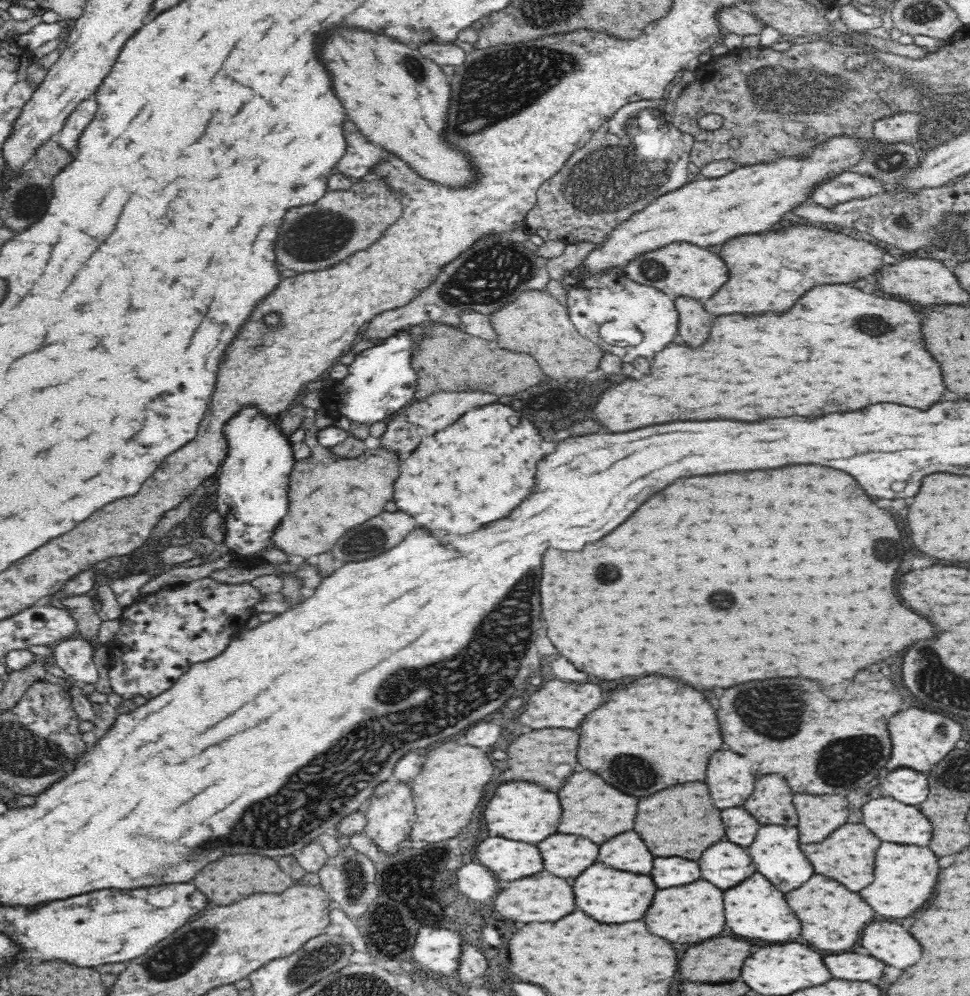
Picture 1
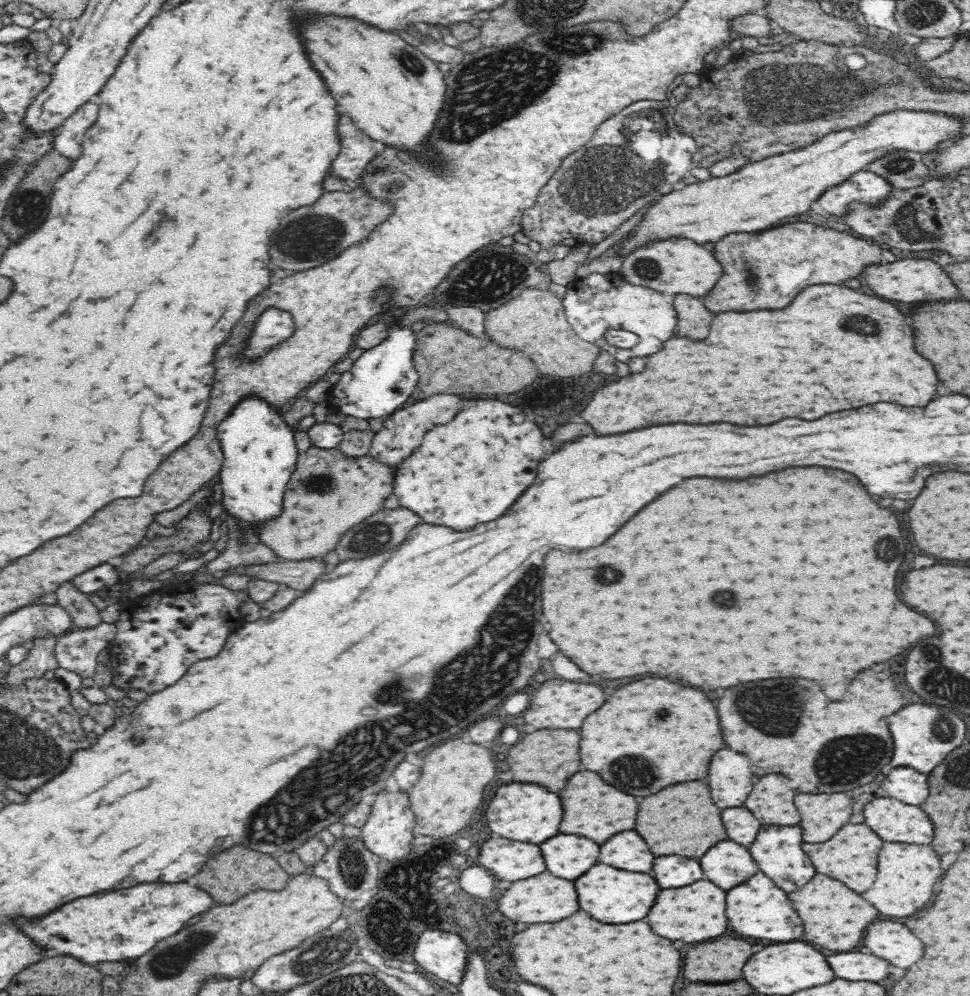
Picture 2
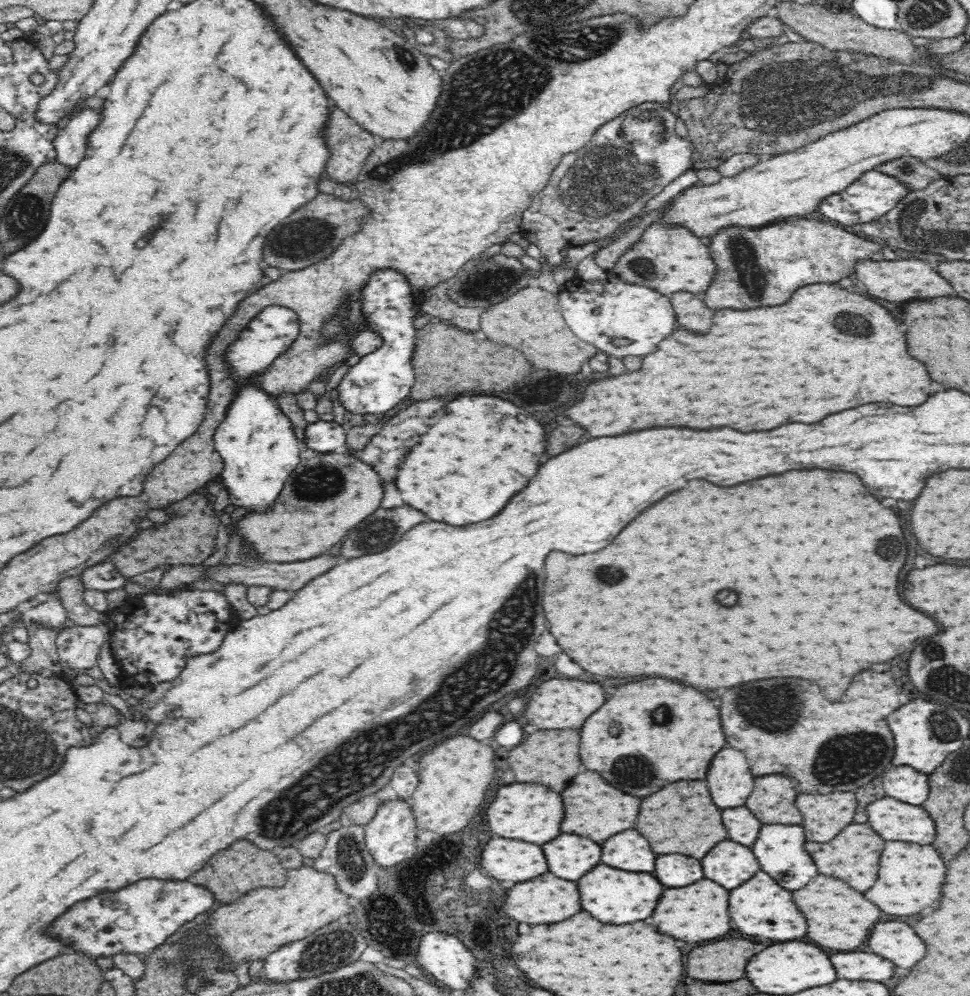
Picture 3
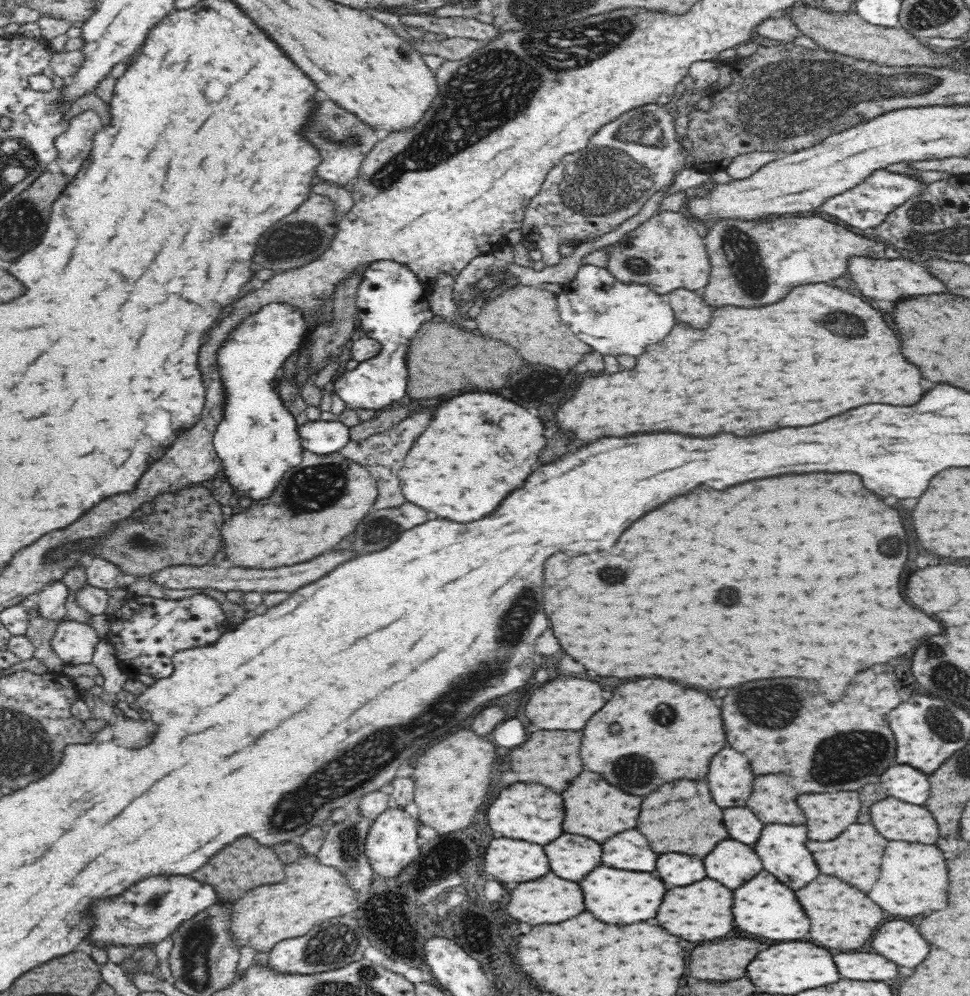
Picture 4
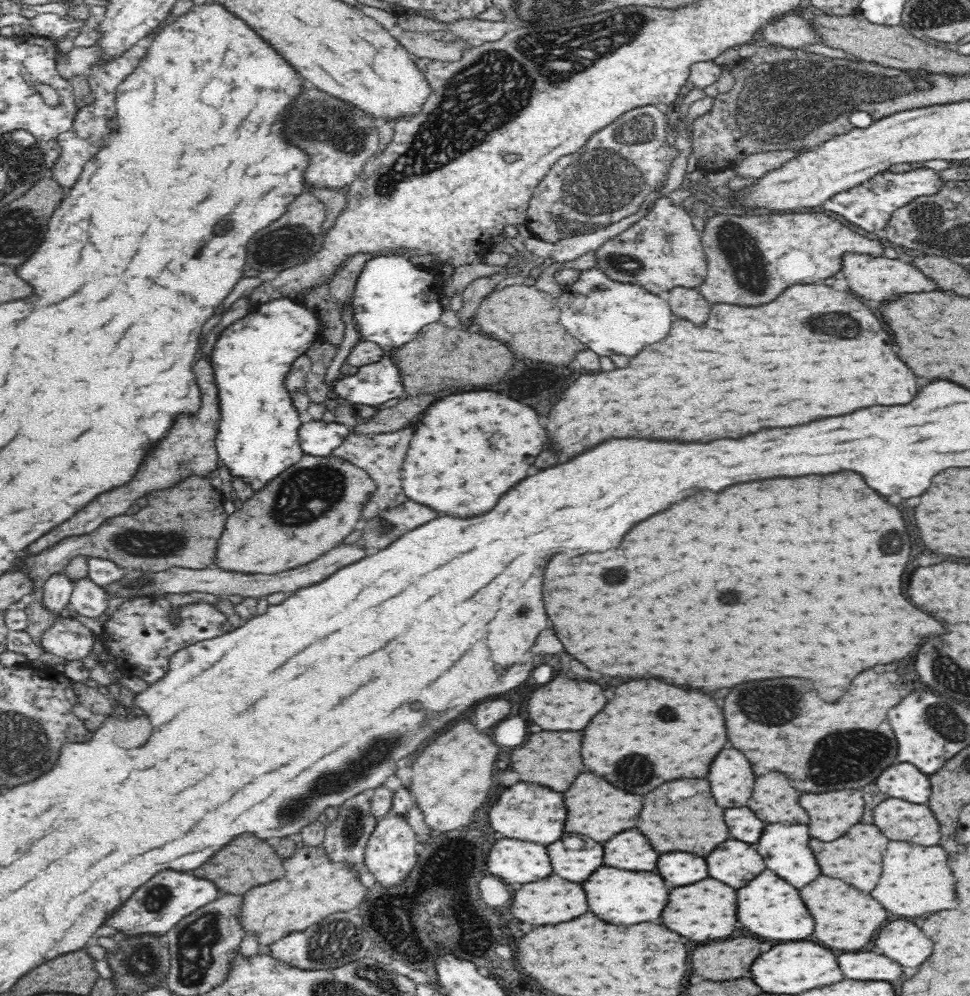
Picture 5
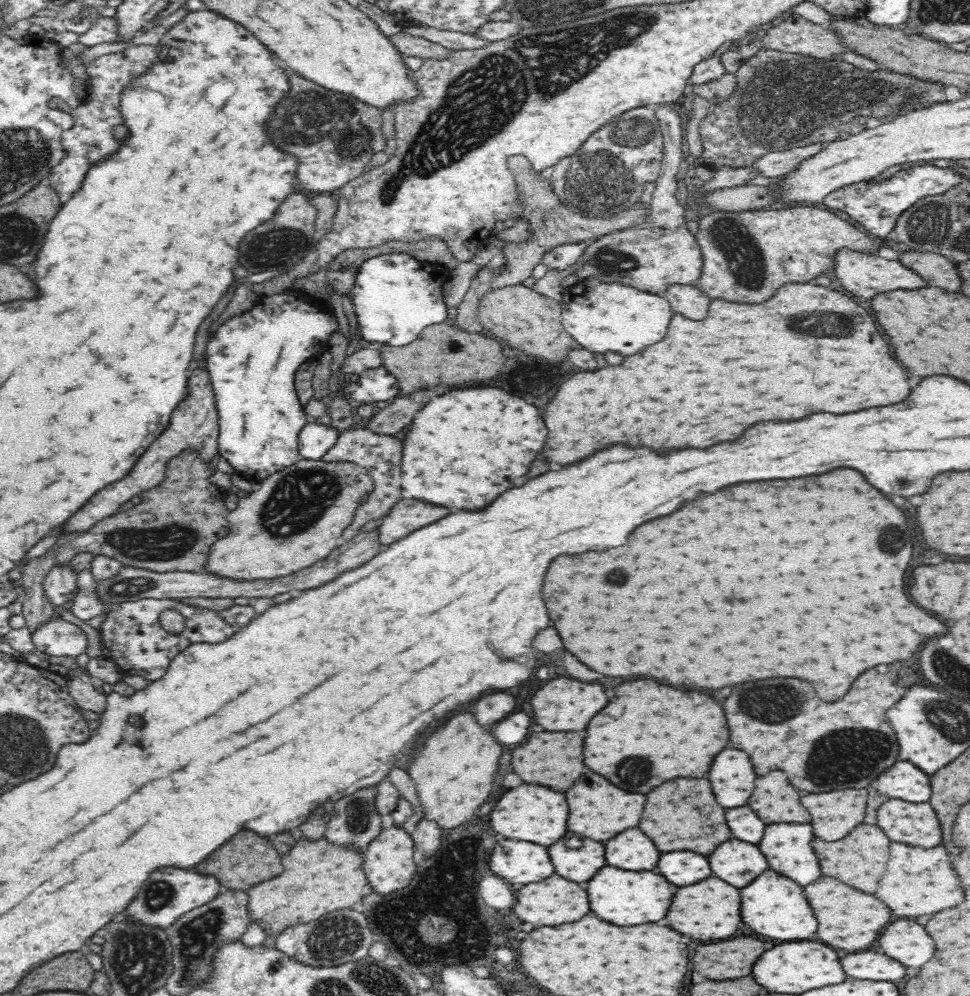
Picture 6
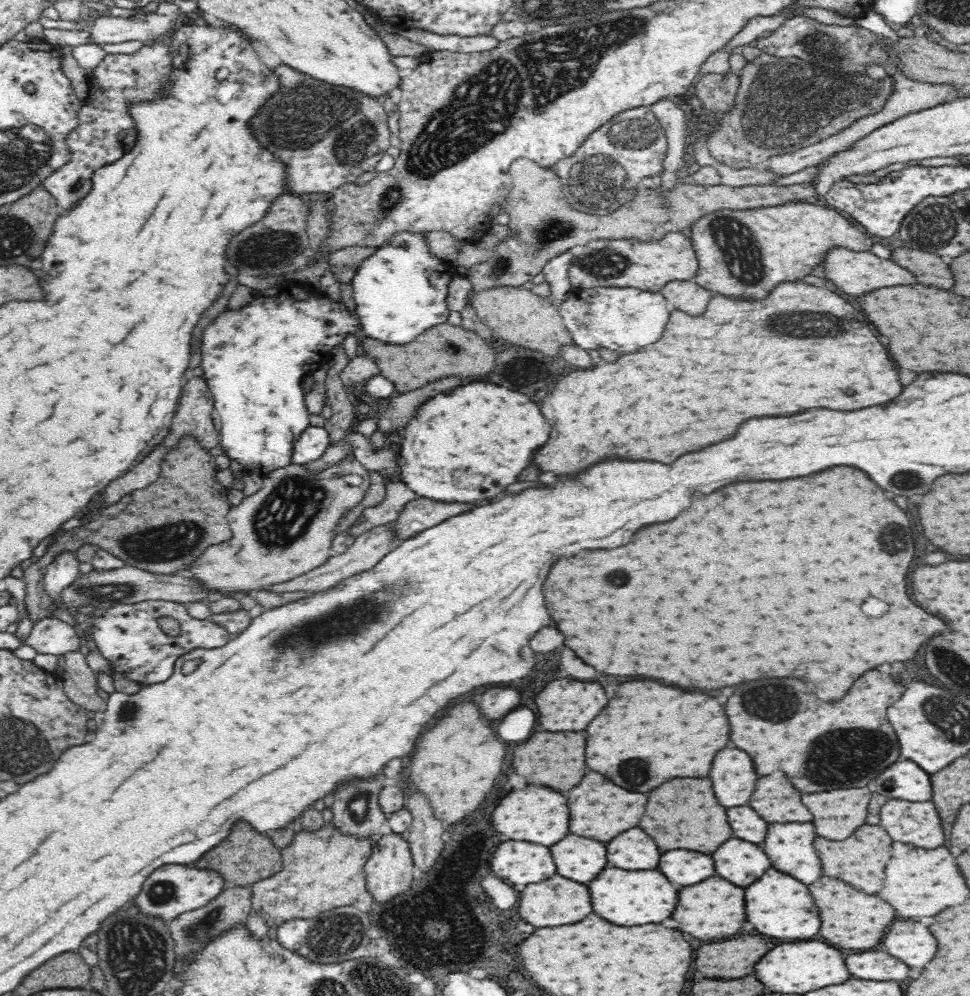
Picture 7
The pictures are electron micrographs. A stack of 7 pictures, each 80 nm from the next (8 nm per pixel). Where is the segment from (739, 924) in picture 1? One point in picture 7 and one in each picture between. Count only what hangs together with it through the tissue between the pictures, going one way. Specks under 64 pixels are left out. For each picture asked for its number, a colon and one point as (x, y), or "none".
2: (758, 908)
3: (760, 908)
4: (764, 907)
5: (769, 907)
6: (772, 906)
7: (777, 906)

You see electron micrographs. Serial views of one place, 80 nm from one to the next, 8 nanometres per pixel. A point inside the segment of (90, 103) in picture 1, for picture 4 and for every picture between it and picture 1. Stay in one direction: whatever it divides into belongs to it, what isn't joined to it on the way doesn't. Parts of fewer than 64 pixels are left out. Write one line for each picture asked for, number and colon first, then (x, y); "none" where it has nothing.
2: (67, 141)
3: (69, 143)
4: (73, 145)

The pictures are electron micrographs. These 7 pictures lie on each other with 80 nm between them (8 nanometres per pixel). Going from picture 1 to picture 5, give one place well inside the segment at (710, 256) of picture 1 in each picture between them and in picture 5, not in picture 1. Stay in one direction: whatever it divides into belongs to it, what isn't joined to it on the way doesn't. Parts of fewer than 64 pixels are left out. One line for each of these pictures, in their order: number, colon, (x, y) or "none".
2: (676, 267)
3: (669, 262)
4: (666, 253)
5: (662, 251)

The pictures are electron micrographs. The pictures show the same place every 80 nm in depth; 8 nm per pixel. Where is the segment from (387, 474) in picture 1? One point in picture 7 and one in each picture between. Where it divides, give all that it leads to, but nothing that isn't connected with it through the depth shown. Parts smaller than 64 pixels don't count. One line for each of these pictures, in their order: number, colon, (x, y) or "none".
2: (329, 492)
3: (328, 493)
4: (318, 502)
5: (320, 499)
6: (271, 532)
7: (286, 528)

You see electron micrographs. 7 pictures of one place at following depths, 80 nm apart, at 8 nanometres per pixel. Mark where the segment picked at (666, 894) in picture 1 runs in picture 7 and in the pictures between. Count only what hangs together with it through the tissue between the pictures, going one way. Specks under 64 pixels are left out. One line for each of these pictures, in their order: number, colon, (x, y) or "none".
2: (694, 913)
3: (699, 912)
4: (701, 911)
5: (705, 911)
6: (710, 910)
7: (712, 909)

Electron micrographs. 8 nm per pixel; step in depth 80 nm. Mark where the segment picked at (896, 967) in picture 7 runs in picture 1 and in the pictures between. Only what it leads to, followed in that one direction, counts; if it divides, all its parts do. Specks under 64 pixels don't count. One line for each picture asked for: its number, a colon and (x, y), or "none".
1: (849, 966)
2: (847, 965)
3: (851, 965)
4: (859, 965)
5: (861, 965)
6: (863, 965)

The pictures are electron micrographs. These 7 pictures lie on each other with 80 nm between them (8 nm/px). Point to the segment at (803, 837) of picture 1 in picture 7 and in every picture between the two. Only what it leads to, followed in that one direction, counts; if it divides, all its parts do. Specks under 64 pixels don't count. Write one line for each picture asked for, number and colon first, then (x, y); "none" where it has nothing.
2: (822, 814)
3: (824, 816)
4: (826, 815)
5: (829, 812)
6: (829, 810)
7: (836, 814)

